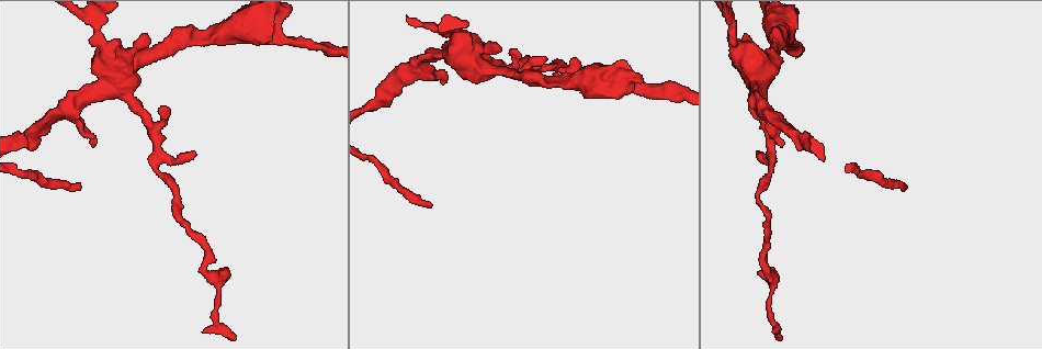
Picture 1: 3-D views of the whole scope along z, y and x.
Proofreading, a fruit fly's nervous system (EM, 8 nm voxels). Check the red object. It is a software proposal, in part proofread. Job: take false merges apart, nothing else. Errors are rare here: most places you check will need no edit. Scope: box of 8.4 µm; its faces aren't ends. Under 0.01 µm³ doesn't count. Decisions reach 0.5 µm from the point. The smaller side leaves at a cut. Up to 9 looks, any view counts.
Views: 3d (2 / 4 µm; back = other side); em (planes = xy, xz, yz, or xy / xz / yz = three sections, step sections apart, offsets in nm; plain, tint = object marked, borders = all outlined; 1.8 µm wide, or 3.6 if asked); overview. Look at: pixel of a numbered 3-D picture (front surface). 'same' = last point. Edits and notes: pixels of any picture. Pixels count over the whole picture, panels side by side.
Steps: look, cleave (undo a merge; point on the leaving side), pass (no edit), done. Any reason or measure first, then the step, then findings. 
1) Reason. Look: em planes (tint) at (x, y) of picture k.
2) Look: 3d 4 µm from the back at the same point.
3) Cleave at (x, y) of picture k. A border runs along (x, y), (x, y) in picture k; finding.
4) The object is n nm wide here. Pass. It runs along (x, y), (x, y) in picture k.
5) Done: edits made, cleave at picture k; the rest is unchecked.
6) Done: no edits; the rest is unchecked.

Sudden change in width. Look: em planes (plain) at (124, 56) of picture 1.

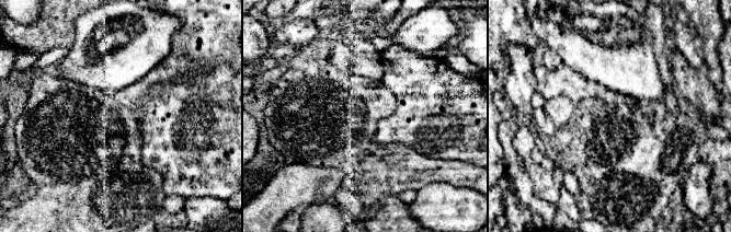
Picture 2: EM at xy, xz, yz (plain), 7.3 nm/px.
Look: em planes (tint) at the same point.

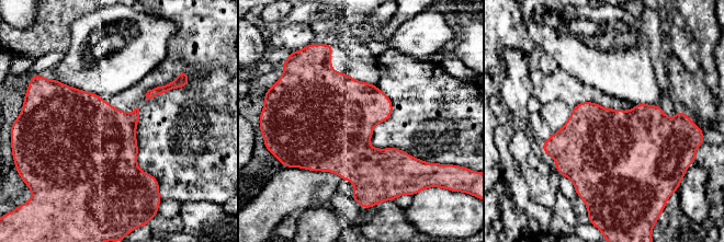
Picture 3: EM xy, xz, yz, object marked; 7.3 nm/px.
Pass. One cell here.

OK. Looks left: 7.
Arms part here. Look: 3d 2 µm from the back at (157, 153) of picture 1.

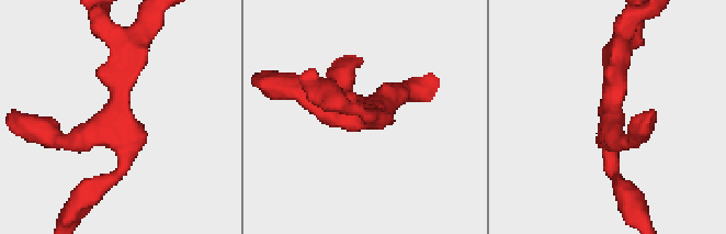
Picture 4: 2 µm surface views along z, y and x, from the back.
3 arms meet here. Look: em planes (plain) at (611, 110) of picture 4.

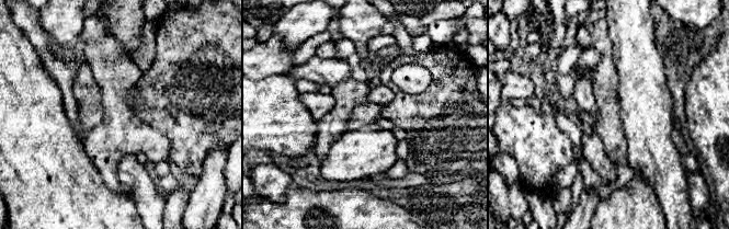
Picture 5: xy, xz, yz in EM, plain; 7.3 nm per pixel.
Look: em planes (tint) at the same point.

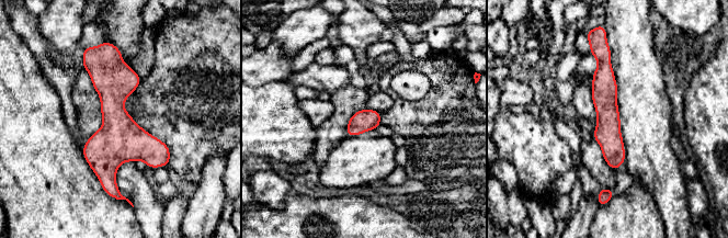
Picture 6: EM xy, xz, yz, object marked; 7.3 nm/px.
Pass. It runs along (113, 56), (109, 182), (114, 188) in picture 6; continuous, no second cell.

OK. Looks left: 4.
Narrows sharply. Look: em planes (tint) at (769, 293) of picture 1.

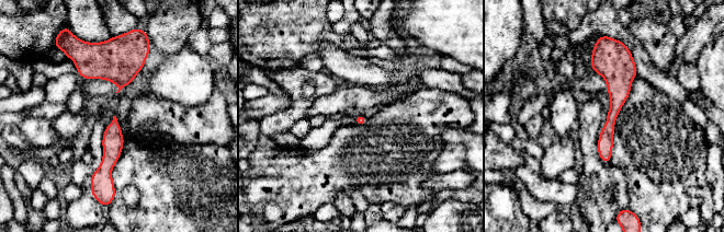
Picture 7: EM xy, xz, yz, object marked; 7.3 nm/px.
Pass. All the same cell.

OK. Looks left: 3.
Three-way junction. Look: em 3.6 µm yz step 8 (borders) at (275, 40) of picture 1.

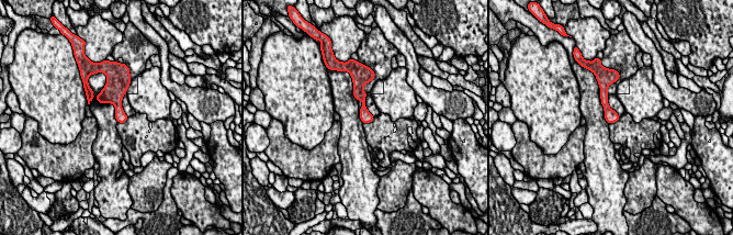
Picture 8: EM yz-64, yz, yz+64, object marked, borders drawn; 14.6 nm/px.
Look: em 3.6 µm planes (borders) at the same point.

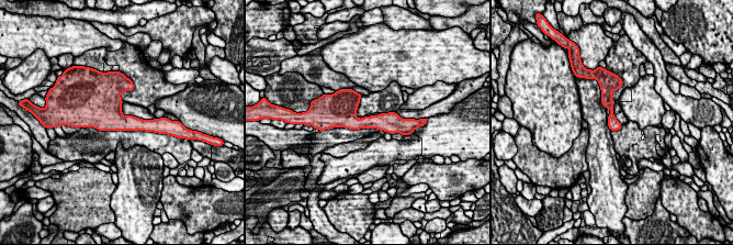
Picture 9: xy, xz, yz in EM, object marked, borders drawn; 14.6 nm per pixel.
Pass. It runs along (336, 121), (399, 123) in picture 9; all the same cell.

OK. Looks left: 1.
Done: no edits; the rest is unchecked.

